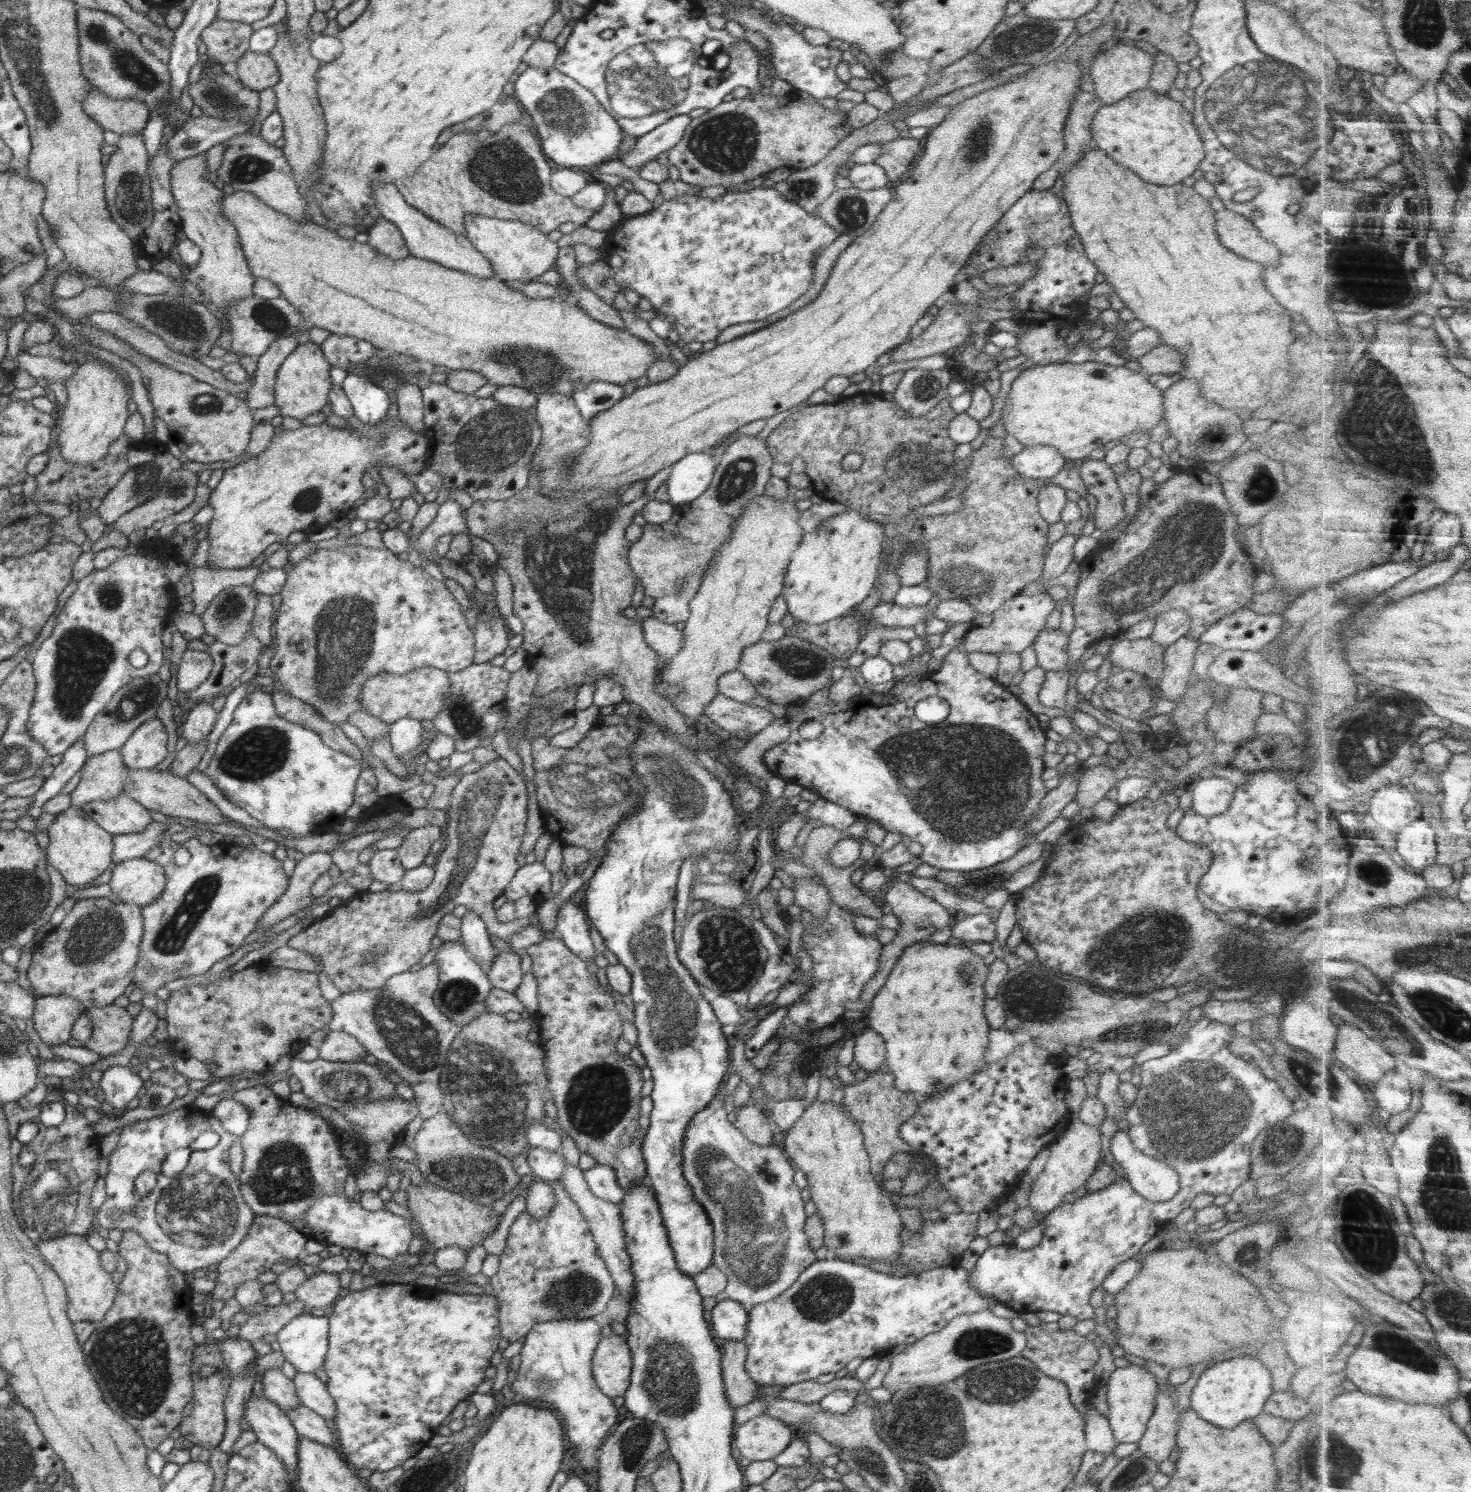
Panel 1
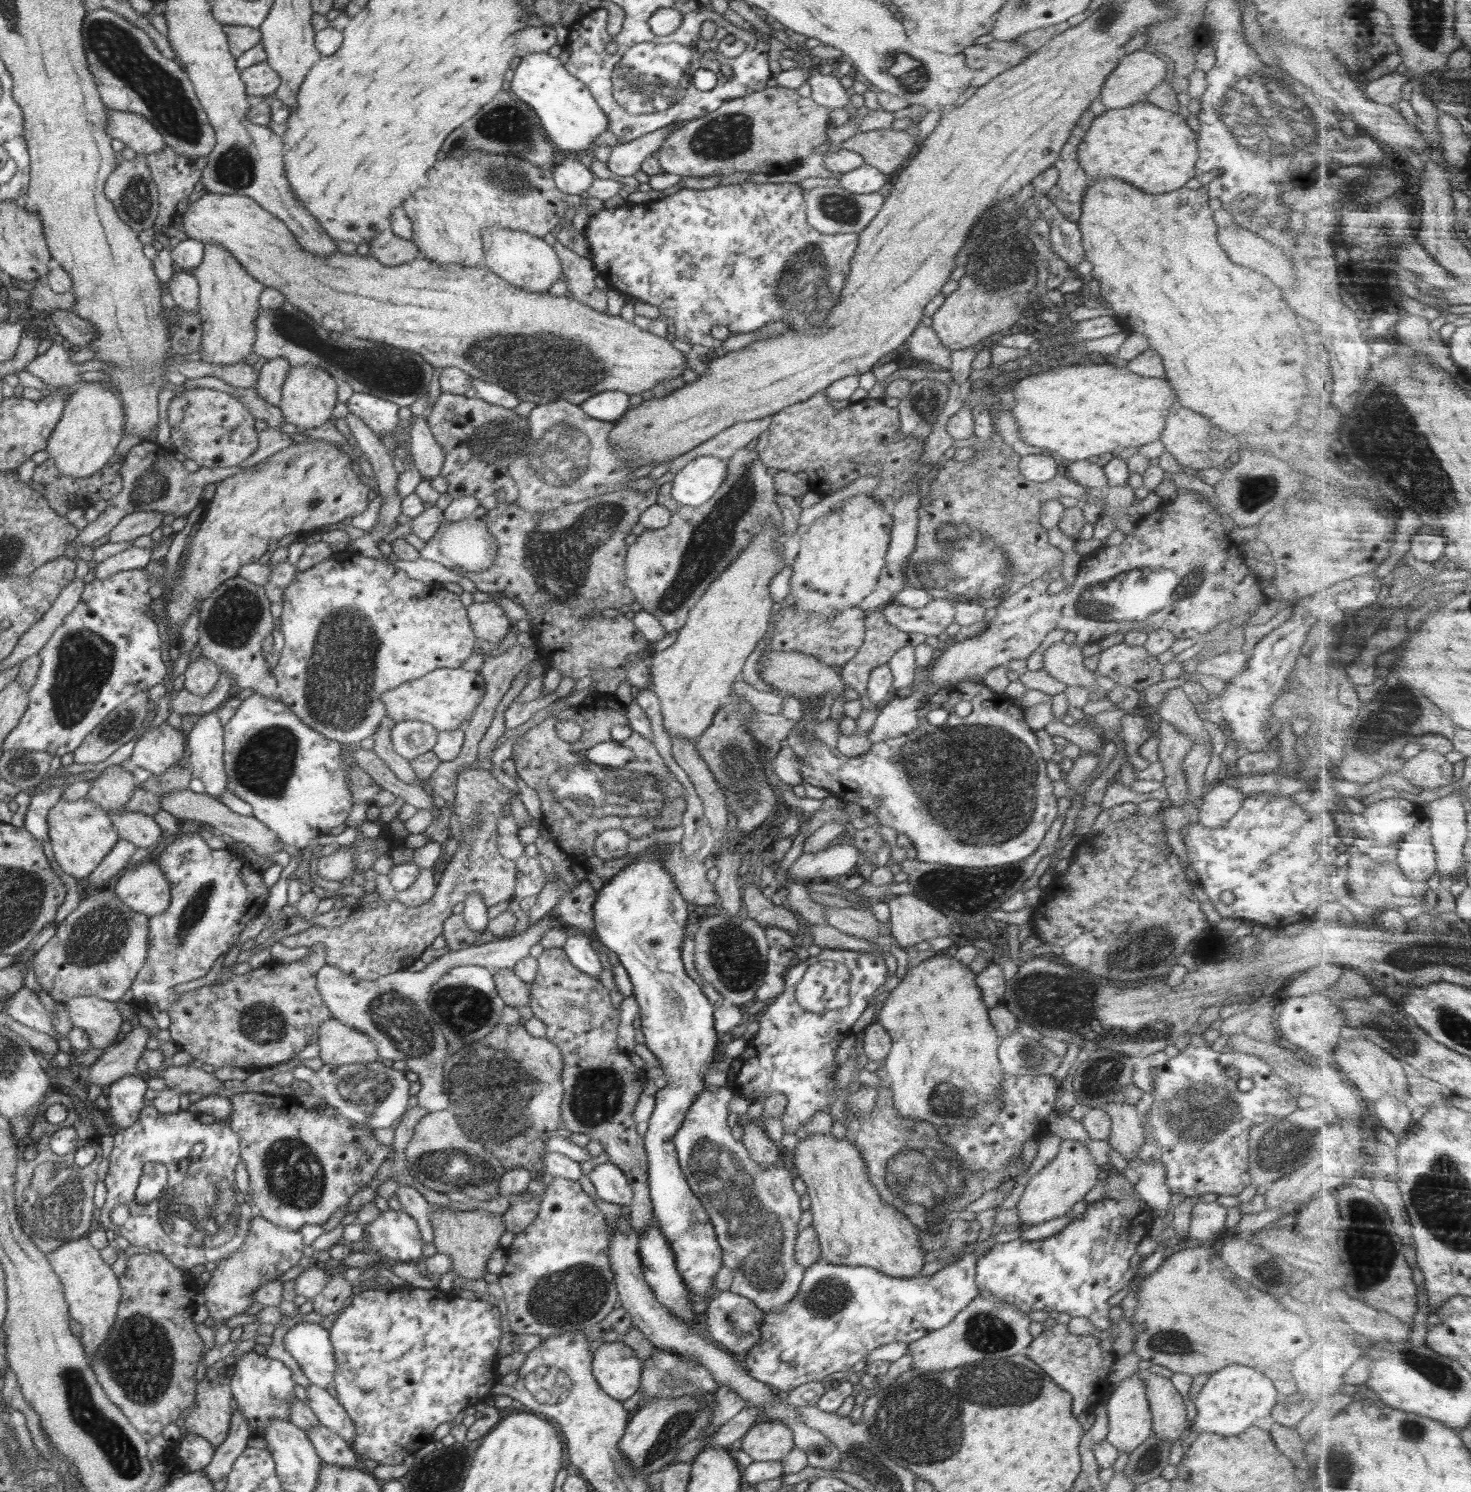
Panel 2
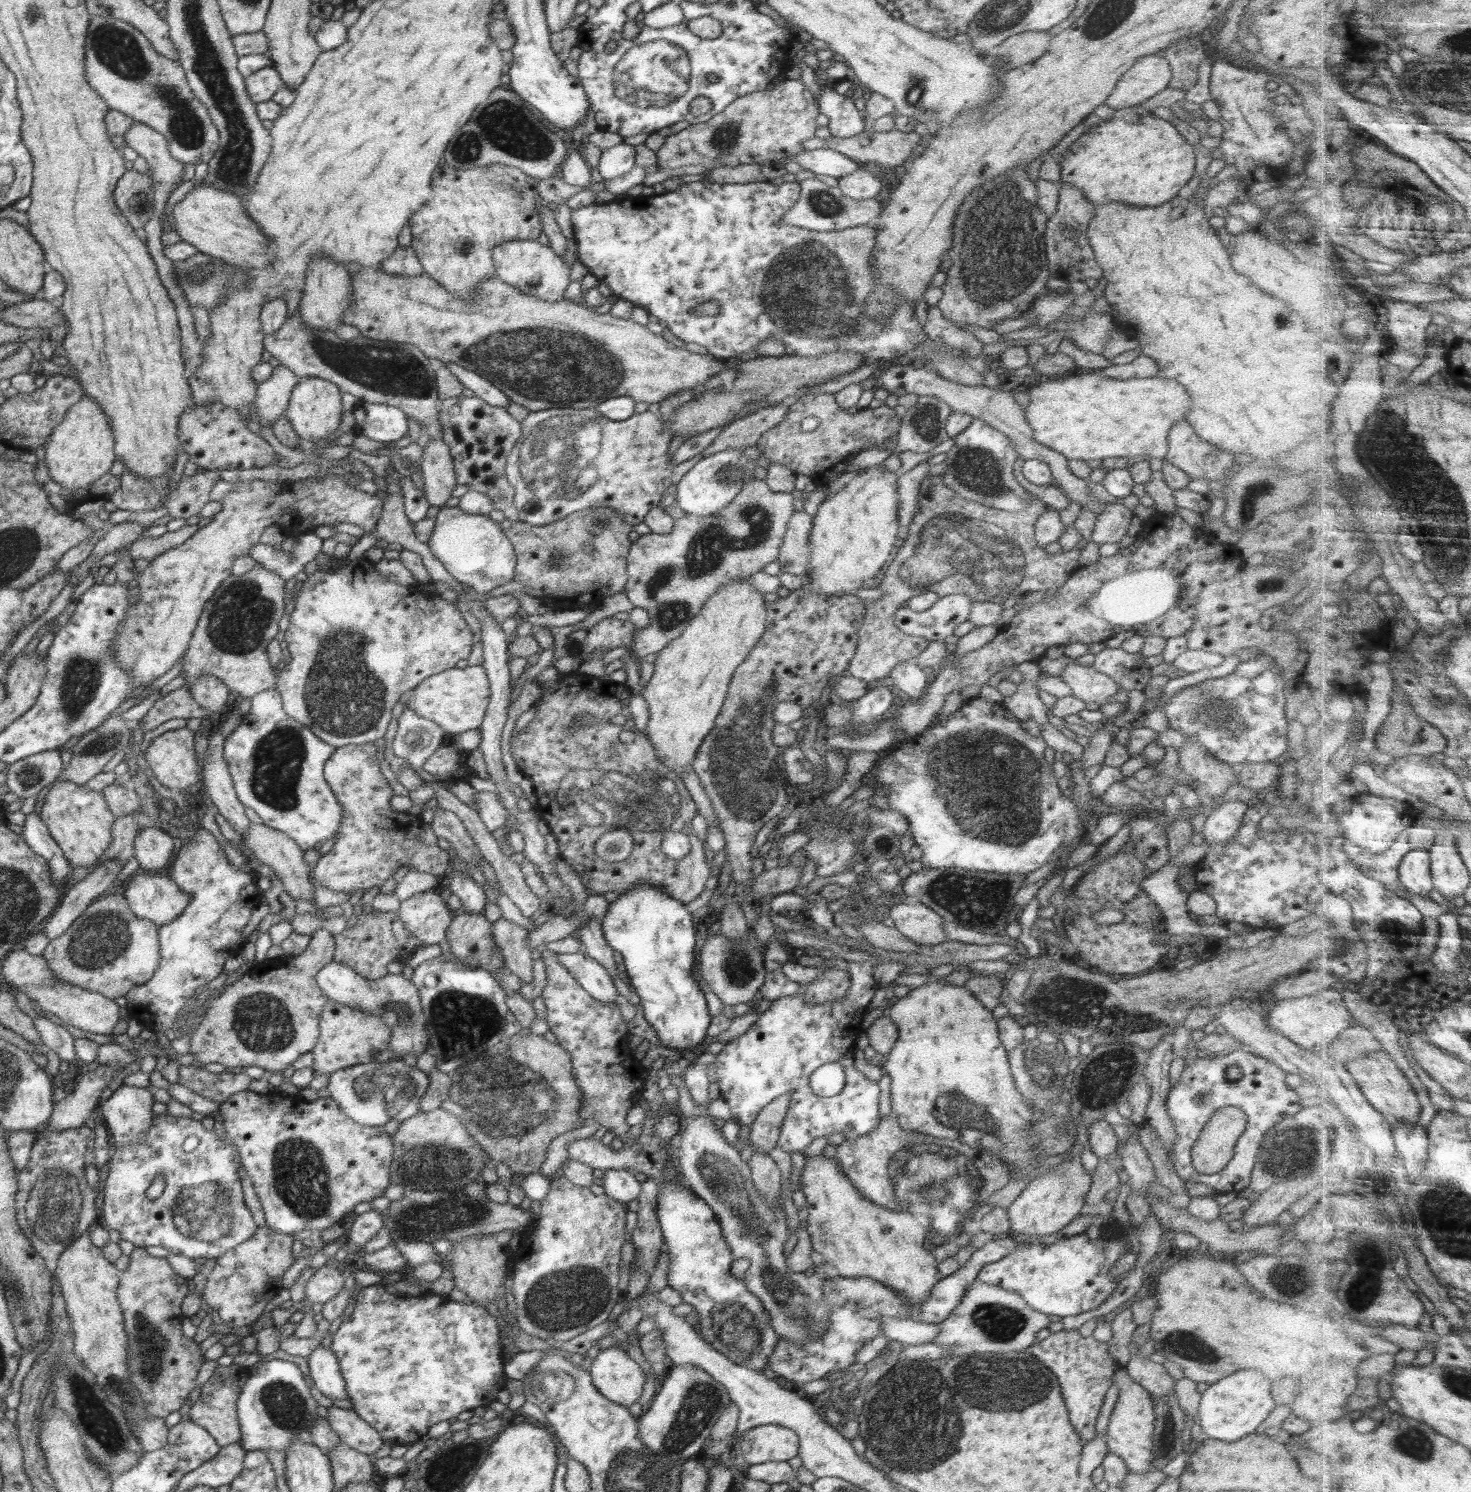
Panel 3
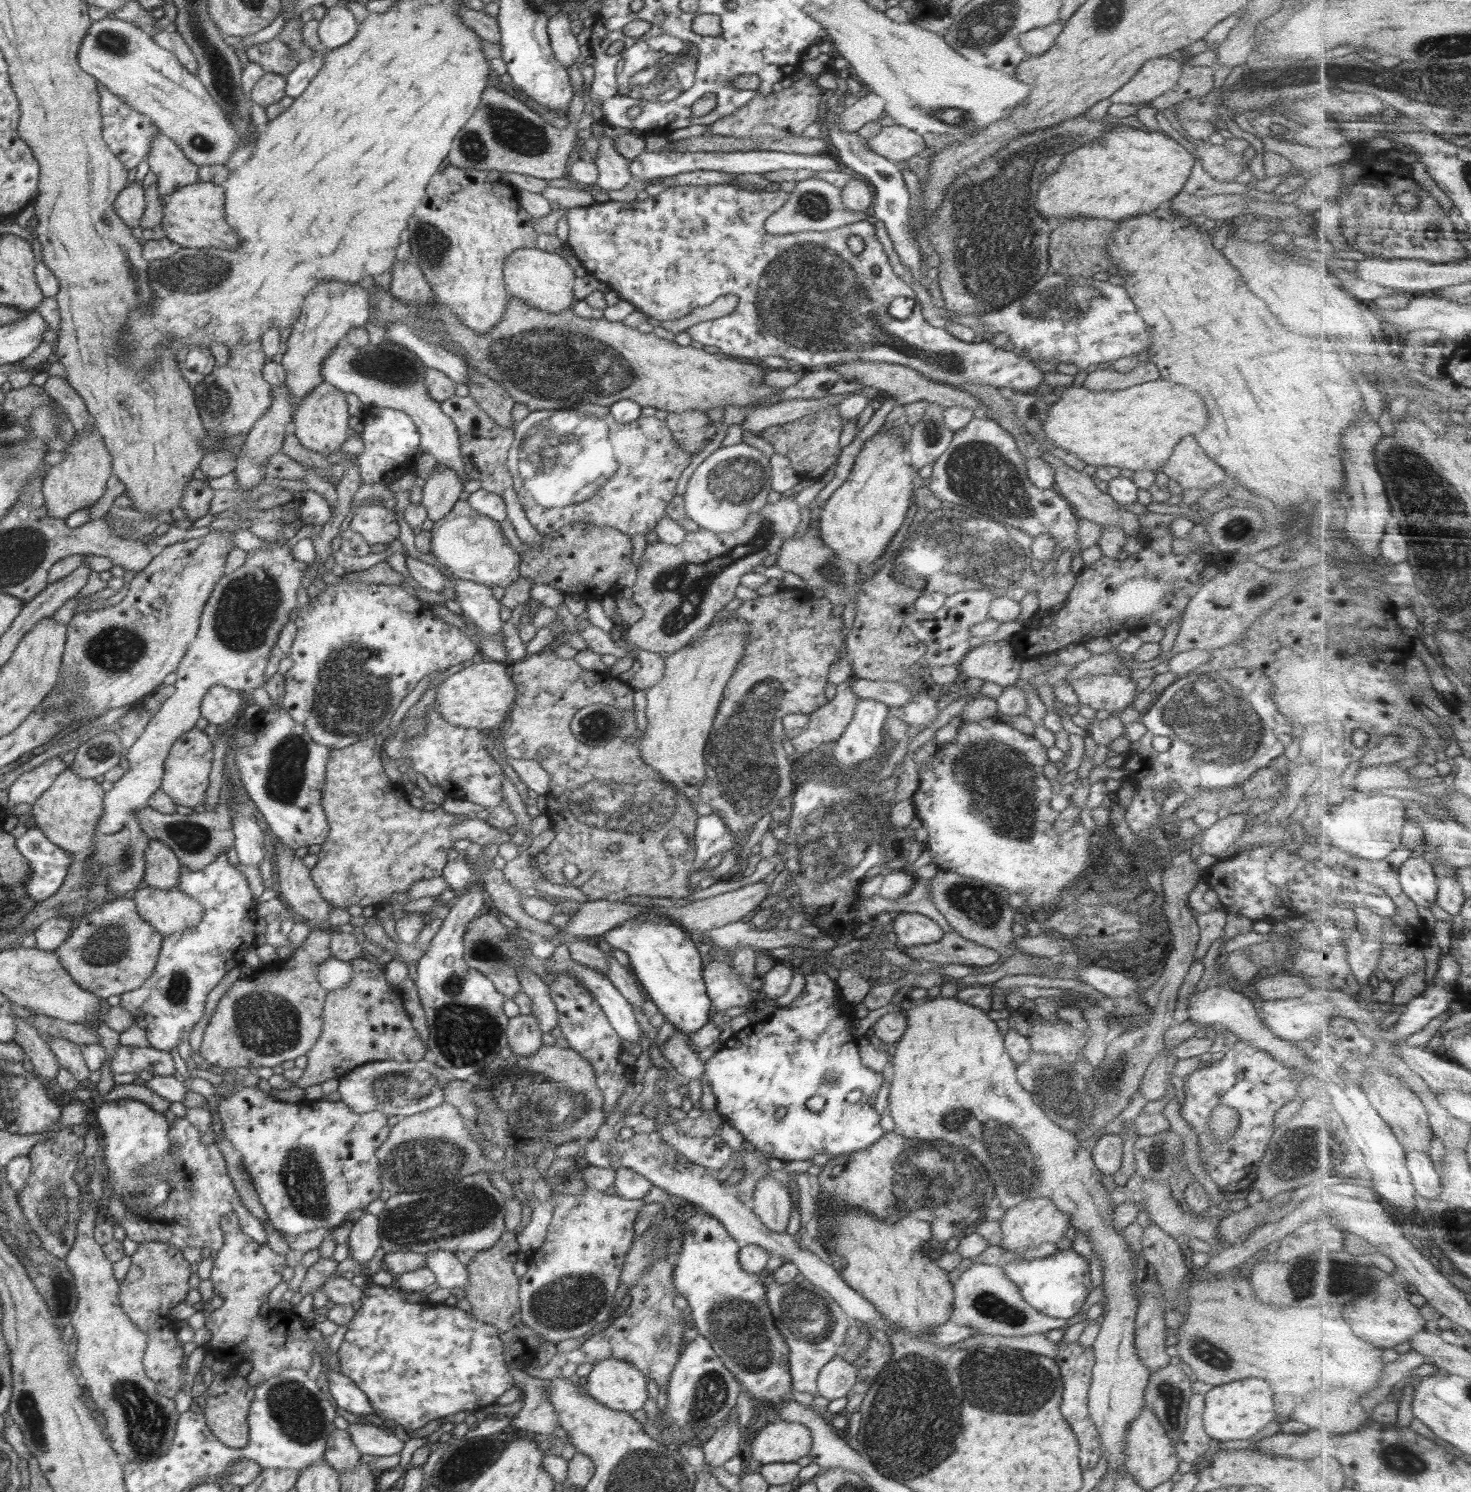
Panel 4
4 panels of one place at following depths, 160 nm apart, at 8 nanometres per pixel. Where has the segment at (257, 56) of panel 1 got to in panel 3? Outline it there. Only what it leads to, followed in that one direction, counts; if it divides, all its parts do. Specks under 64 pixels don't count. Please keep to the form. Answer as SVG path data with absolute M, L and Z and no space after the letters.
M266 66L245 78L245 87L253 103L273 100L273 96L284 86L279 72Z

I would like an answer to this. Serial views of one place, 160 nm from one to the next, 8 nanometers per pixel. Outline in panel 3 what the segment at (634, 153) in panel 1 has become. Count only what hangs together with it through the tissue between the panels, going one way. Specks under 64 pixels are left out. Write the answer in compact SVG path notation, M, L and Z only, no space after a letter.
M621 143L601 151L602 155L597 169L604 180L614 180L634 169L634 148L632 146Z

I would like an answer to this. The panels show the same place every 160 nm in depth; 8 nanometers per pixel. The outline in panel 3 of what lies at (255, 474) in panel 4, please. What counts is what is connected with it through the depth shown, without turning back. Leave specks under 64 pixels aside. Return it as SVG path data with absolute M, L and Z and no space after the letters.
M279 365L273 368L270 378L258 384L254 405L261 428L272 427L276 419L285 416L292 389L300 379L289 368Z

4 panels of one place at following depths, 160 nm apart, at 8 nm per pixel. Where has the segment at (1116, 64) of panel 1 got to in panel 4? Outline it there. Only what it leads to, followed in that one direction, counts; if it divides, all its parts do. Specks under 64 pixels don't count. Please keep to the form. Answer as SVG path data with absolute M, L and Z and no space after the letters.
M1177 57L1150 58L1109 99L1118 104L1149 103L1170 90L1179 81L1180 75L1181 63Z

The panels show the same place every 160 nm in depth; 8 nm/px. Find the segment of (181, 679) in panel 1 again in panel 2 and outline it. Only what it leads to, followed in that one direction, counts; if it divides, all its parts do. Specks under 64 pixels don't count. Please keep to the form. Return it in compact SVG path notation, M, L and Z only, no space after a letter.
M201 655L188 664L184 672L184 689L190 693L205 695L212 692L218 678L220 678L218 666Z

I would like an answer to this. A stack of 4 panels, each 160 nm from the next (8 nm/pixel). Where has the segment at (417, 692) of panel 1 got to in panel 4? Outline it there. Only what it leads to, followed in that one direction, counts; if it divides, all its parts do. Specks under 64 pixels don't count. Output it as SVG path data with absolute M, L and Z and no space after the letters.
M482 661L448 676L436 690L434 703L439 708L437 711L444 720L456 726L478 730L498 729L510 714L508 711L513 707L516 697L519 697L516 684L508 677L506 667L505 661Z

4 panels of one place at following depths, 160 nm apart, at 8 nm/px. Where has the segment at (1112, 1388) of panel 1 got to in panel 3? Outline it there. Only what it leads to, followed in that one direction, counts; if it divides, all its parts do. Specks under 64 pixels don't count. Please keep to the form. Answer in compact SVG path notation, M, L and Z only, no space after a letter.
M1117 1368L1112 1380L1119 1388L1118 1398L1108 1423L1105 1441L1110 1452L1116 1454L1127 1464L1128 1470L1138 1474L1157 1470L1153 1466L1155 1457L1153 1432L1155 1429L1154 1402L1147 1390L1134 1382L1125 1368Z

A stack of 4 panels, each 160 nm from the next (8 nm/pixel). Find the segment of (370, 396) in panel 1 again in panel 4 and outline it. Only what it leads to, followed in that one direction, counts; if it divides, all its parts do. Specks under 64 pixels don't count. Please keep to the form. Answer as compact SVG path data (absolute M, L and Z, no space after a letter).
M366 406L361 421L364 424L361 438L365 449L356 456L361 480L364 483L381 482L388 487L394 480L409 472L414 462L408 455L412 455L412 451L419 446L420 433L410 416L400 410Z

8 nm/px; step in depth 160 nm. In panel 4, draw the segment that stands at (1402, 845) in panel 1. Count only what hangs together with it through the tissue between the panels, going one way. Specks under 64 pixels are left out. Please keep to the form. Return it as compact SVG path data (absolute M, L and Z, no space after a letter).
M1423 855L1412 857L1401 869L1405 893L1419 907L1431 908L1439 902L1439 880L1433 864Z

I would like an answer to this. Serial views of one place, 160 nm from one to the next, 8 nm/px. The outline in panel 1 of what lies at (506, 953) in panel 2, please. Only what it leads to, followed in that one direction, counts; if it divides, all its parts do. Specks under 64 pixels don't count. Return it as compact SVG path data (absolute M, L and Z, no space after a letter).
M435 961L426 967L416 967L391 977L379 989L344 992L334 1001L330 1030L351 1034L380 1062L390 1064L400 1078L414 1089L413 1102L419 1111L419 1121L426 1121L444 1111L444 1094L439 1086L443 1066L458 1028L435 1005L433 996L439 981Z

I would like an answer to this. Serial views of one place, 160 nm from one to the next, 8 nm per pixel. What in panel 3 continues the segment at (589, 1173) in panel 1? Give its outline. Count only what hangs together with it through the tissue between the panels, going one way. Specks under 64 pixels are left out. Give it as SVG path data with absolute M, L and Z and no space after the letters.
M606 1170L603 1177L604 1192L618 1202L636 1200L641 1193L638 1179L626 1170Z

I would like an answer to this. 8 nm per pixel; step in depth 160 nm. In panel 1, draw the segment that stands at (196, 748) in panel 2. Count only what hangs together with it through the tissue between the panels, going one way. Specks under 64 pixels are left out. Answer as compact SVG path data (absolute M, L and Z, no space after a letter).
M210 702L192 704L186 721L183 723L183 738L187 744L198 744L202 740L208 739L218 713Z

